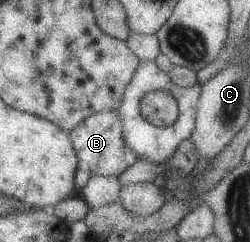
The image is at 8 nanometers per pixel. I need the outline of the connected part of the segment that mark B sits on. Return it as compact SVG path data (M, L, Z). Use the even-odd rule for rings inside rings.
M117 111L97 112L85 117L81 123L77 123L73 129L68 131L68 136L79 164L89 169L91 174L117 177L137 159L135 153L125 145L123 131L121 131L121 119Z

